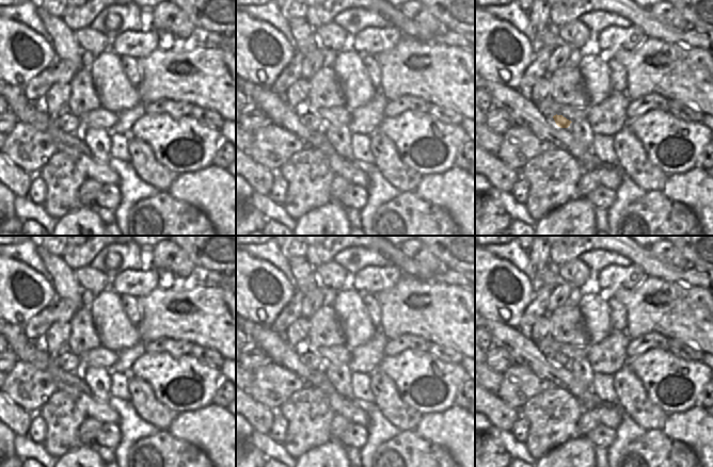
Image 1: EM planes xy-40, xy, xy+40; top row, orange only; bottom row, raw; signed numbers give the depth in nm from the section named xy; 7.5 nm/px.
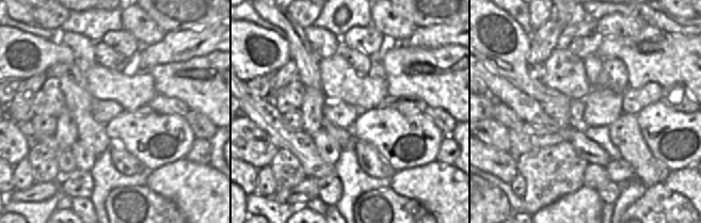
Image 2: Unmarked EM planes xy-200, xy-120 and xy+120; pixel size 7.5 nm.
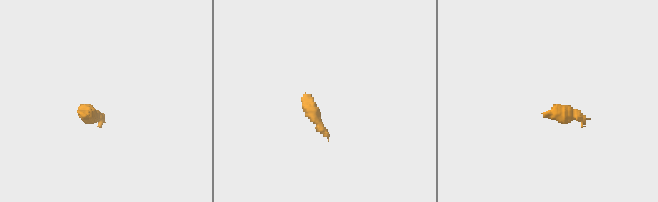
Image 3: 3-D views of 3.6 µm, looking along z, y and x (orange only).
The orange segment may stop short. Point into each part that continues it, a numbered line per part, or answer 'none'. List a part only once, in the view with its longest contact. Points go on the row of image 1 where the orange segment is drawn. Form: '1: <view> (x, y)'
1: xy+40 (549, 115)

